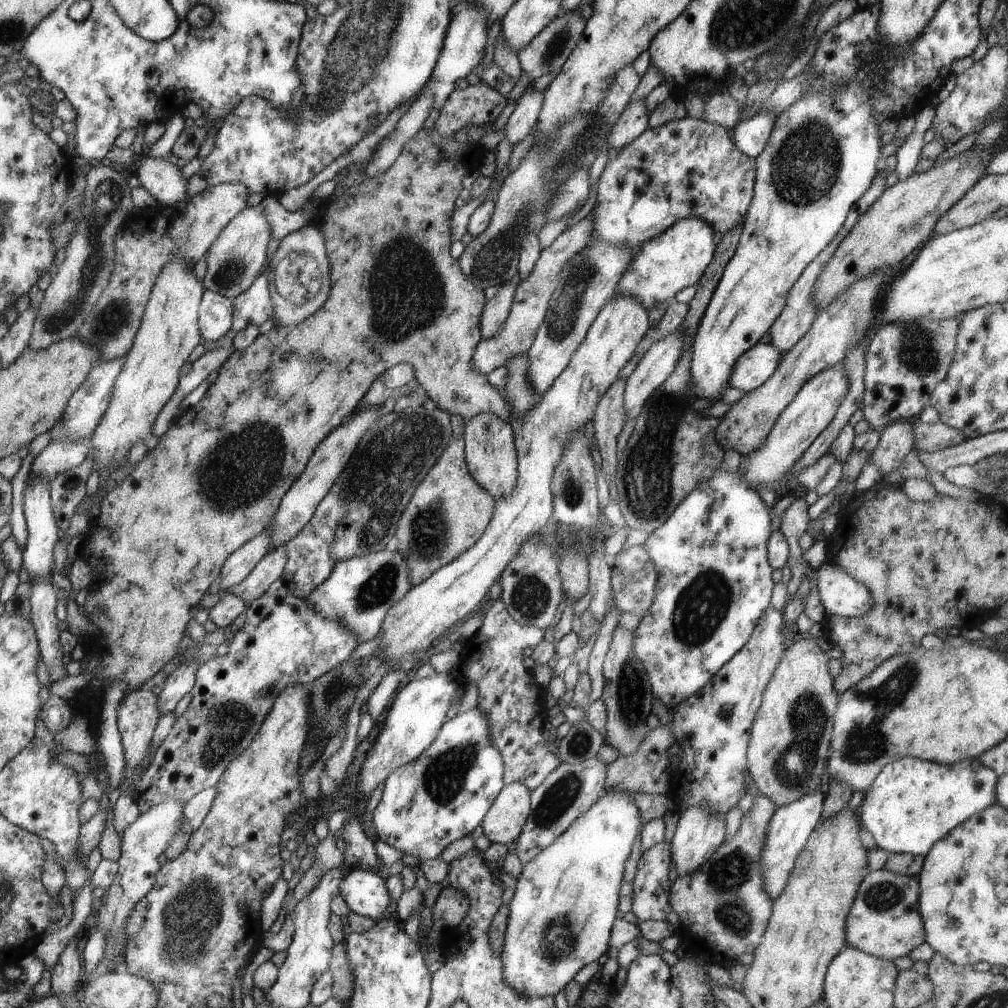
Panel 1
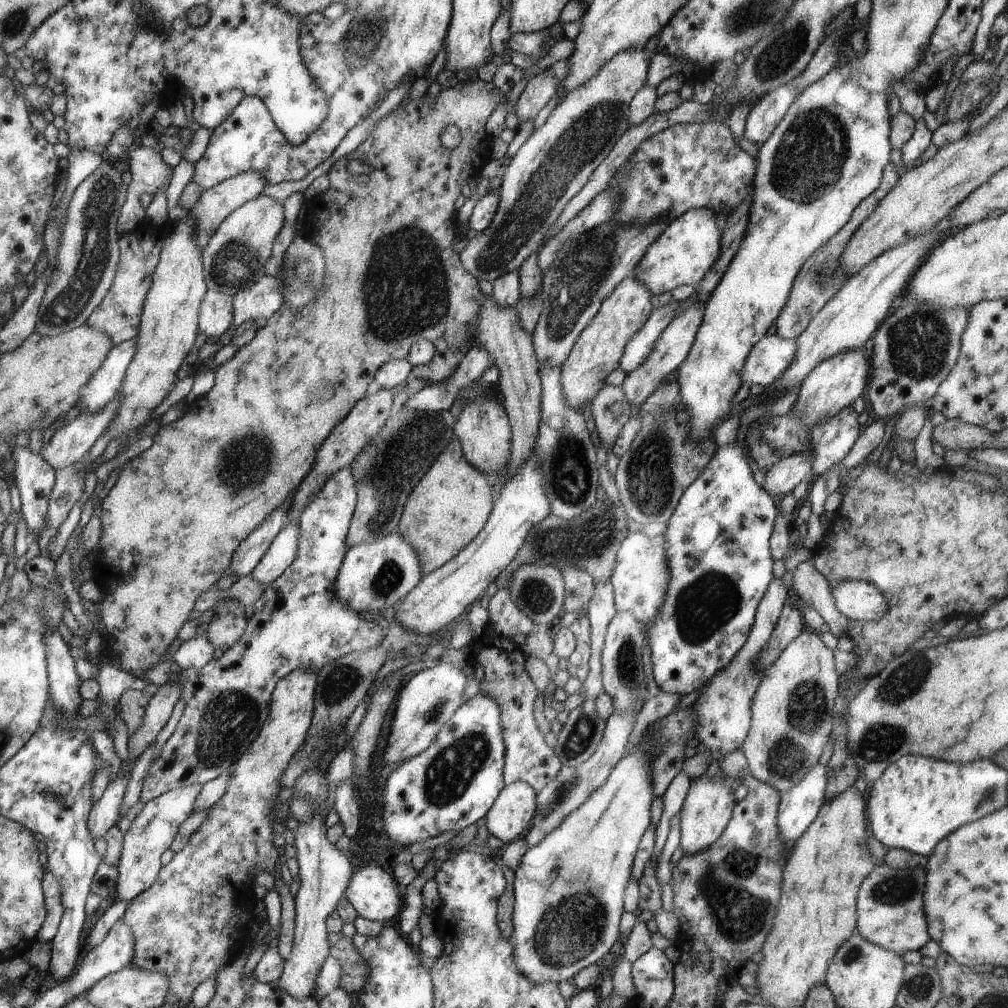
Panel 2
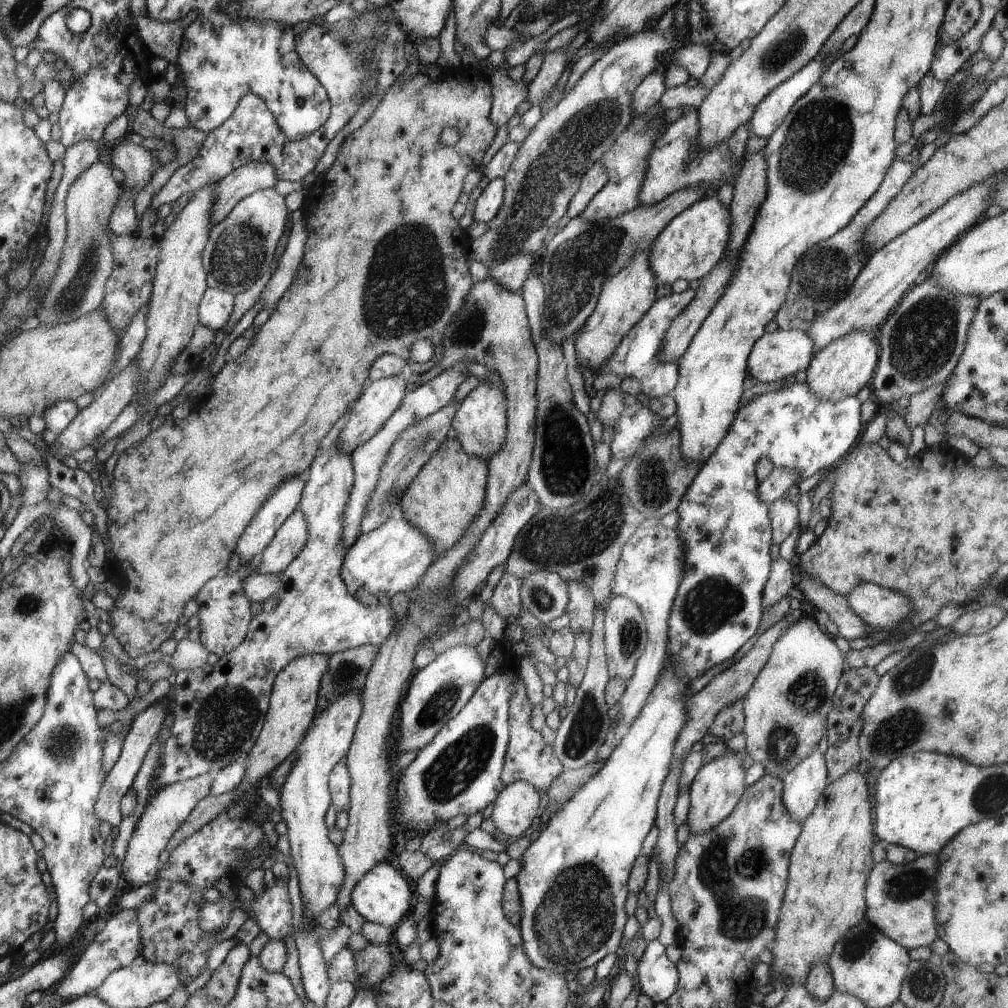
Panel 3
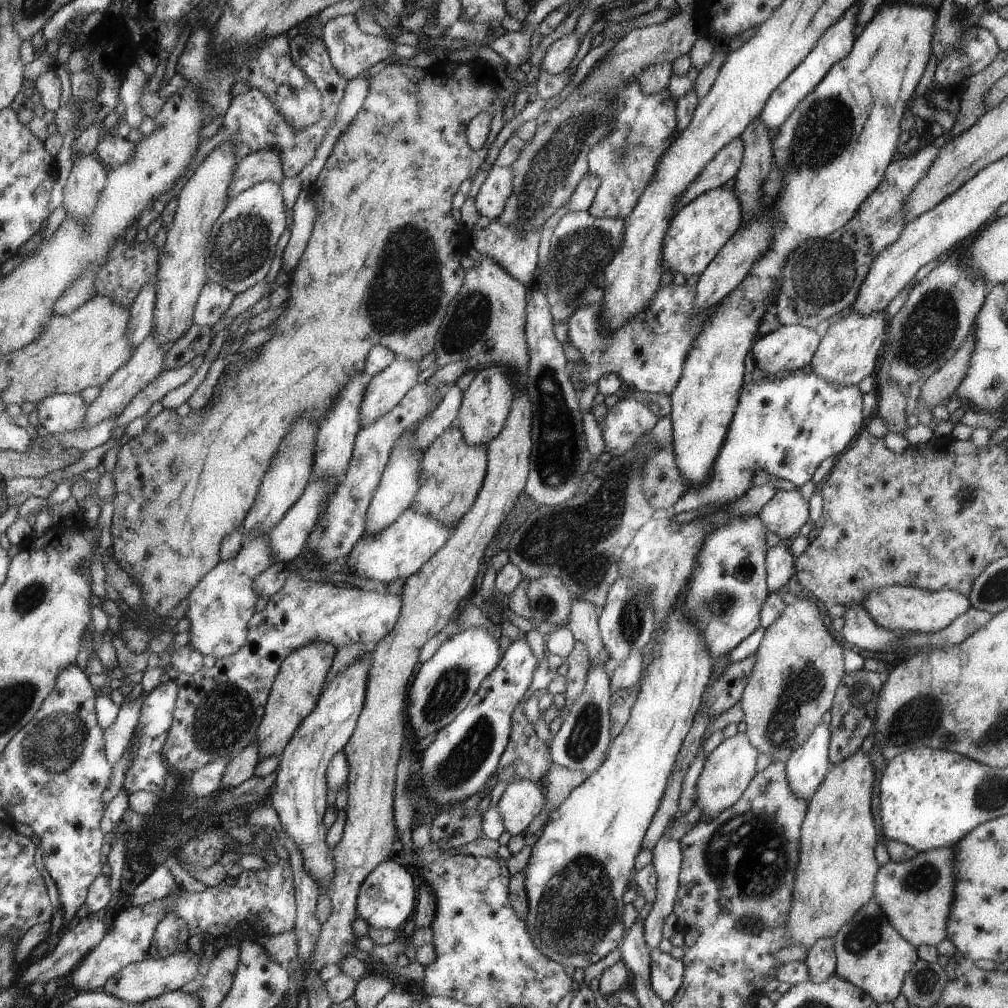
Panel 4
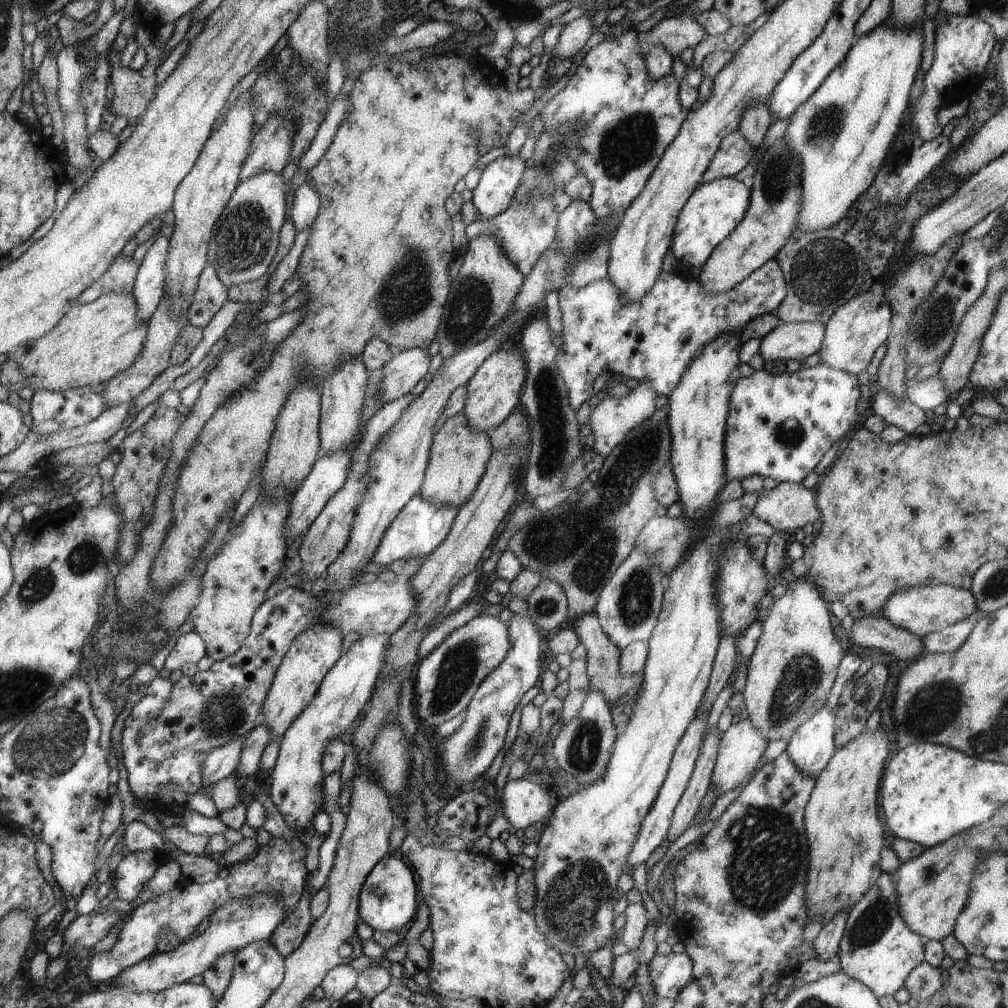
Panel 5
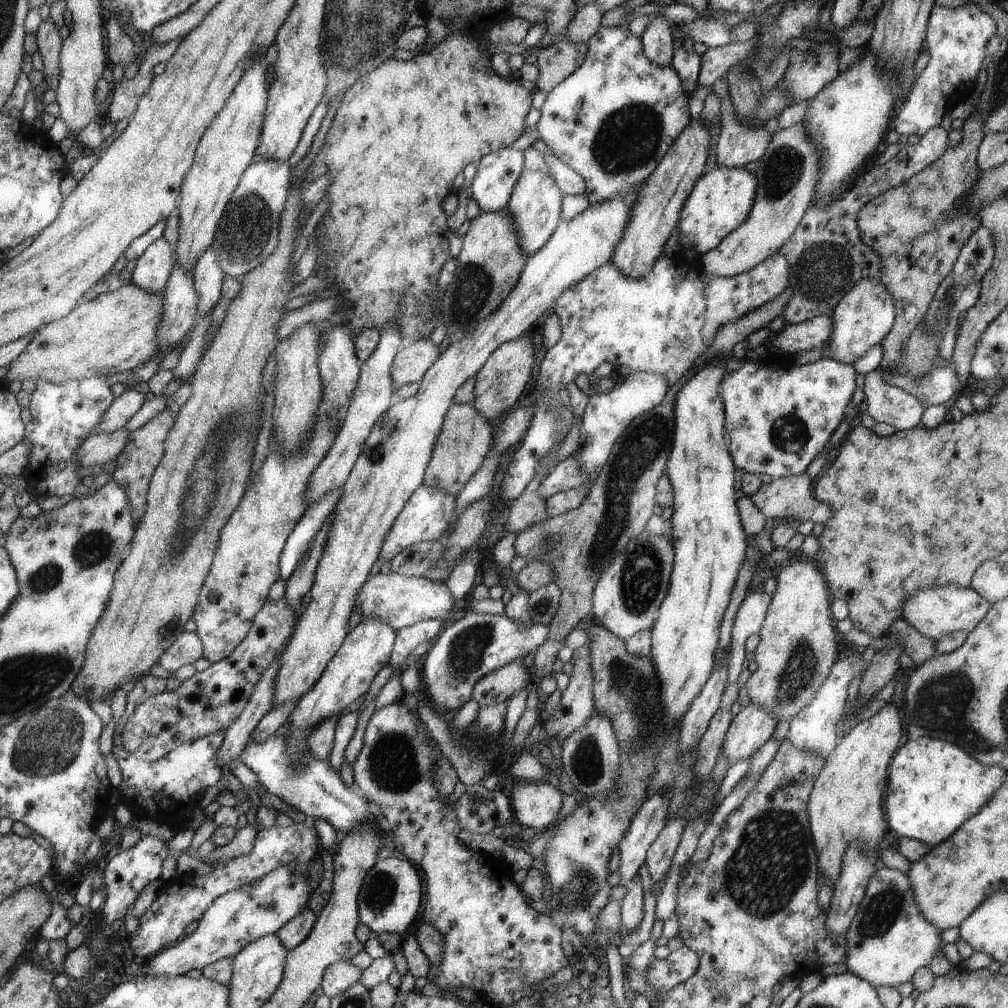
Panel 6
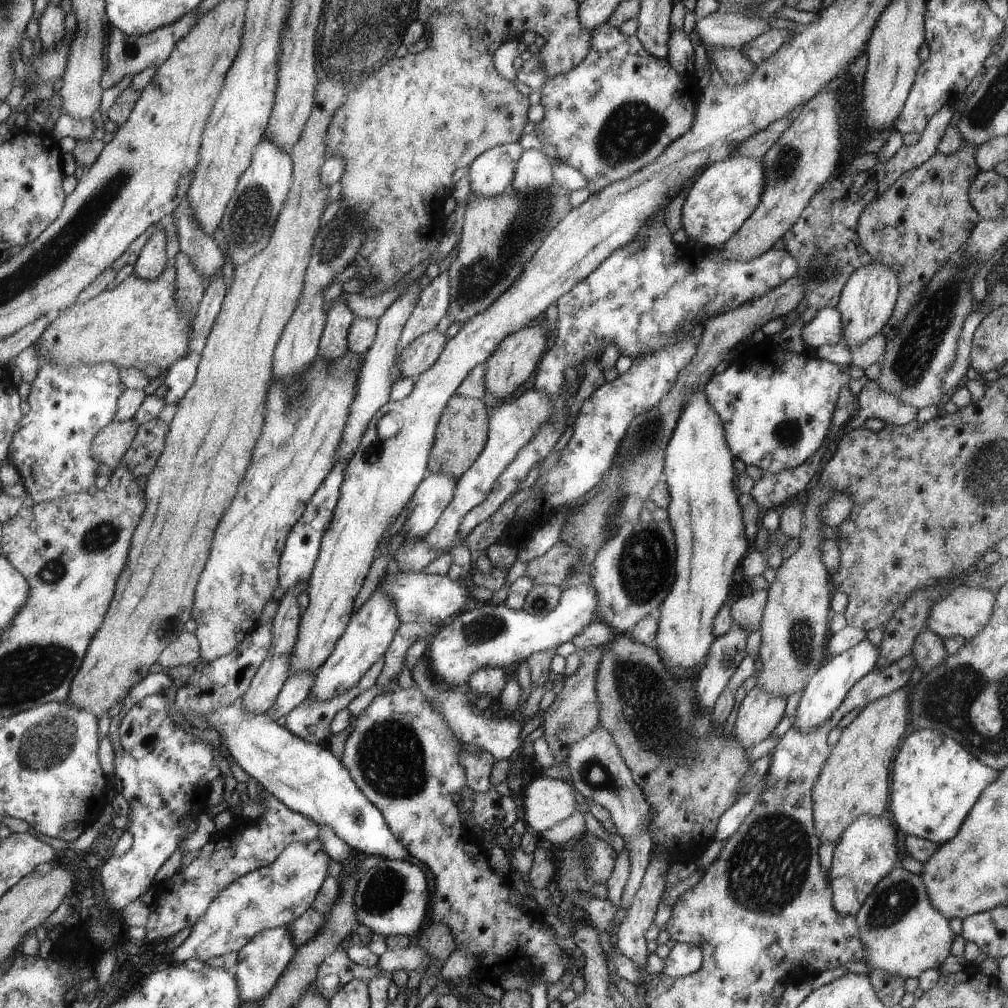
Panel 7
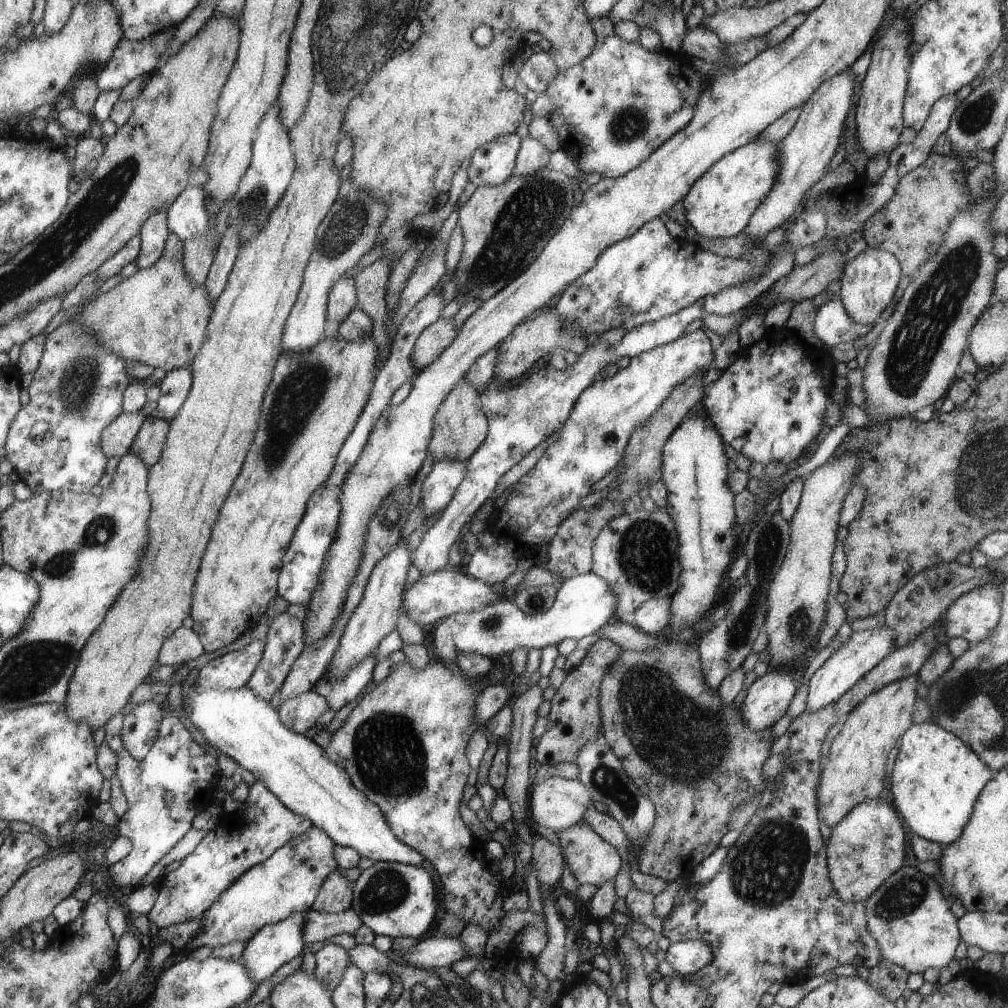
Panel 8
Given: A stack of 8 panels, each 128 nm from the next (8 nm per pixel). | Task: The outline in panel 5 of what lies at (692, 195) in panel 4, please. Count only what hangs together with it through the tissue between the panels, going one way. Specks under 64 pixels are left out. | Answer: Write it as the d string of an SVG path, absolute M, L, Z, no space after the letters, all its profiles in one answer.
M738 131L732 132L720 144L720 150L709 164L701 184L719 178L732 178L752 161L752 154L752 144L746 142L746 138Z

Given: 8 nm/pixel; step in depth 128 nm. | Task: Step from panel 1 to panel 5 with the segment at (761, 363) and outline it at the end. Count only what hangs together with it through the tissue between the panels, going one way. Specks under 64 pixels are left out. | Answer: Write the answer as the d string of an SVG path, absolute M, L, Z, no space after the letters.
M780 322L777 328L762 337L759 354L770 360L797 360L803 362L824 346L825 325L819 322Z

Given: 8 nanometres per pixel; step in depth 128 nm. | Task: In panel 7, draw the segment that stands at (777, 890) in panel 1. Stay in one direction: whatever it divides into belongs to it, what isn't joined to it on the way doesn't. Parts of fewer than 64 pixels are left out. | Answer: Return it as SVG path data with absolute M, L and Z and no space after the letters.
M868 639L831 657L826 664L823 664L821 670L810 679L809 686L801 694L794 715L794 728L808 734L808 732L814 732L814 728L820 728L826 720L832 719L834 712L845 702L849 691L877 666L880 658L880 648L871 644Z

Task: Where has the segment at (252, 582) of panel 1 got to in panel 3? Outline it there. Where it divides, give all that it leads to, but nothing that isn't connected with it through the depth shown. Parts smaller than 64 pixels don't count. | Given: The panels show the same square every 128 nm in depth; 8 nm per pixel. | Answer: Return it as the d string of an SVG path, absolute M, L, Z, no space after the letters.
M298 508L285 520L276 538L262 551L255 564L258 574L280 574L308 542L308 524Z

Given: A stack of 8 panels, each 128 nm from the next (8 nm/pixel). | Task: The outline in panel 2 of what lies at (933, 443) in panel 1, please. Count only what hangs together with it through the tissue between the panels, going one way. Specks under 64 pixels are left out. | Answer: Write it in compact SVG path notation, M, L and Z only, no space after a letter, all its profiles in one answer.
M946 419L942 424L934 427L933 442L938 442L946 450L974 450L984 449L984 446L994 444L994 433L985 428L966 424L960 419Z

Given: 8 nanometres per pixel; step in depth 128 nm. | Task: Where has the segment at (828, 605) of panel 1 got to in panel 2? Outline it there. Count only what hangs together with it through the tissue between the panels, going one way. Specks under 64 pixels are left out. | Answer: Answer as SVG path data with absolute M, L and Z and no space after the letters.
M858 580L829 582L838 610L849 620L880 620L888 612L885 593L875 584Z

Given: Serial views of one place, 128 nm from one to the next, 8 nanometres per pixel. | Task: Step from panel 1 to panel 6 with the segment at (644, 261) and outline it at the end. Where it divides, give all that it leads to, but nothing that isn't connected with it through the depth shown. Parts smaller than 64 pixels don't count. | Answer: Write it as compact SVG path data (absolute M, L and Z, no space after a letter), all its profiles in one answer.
M716 166L697 182L692 194L681 211L681 222L677 228L680 248L694 248L699 254L706 254L716 248L725 236L736 231L753 210L757 198L757 176L742 168L722 168Z

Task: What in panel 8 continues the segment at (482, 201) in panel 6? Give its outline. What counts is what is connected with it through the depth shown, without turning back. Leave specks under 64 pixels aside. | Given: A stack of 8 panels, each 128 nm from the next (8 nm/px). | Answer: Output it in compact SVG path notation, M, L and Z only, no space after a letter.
M516 133L486 143L470 160L468 180L478 187L504 184L512 175L520 146Z

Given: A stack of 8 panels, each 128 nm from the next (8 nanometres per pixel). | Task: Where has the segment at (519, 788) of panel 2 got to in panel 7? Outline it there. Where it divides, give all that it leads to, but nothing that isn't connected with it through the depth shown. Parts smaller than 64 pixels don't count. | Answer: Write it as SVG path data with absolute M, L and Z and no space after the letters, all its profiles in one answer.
M539 777L524 790L525 824L540 836L544 830L566 820L576 810L576 792L564 779Z

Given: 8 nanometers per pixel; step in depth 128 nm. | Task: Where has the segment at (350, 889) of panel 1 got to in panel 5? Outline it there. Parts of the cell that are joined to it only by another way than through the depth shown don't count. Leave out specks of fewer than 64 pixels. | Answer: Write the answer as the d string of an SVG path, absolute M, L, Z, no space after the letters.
M385 857L373 868L368 878L365 880L364 886L361 888L360 894L360 921L371 926L374 931L402 931L402 926L406 926L408 922L414 920L416 910L418 908L418 888L416 888L416 880L414 874L410 870L408 864L404 864L400 858Z

